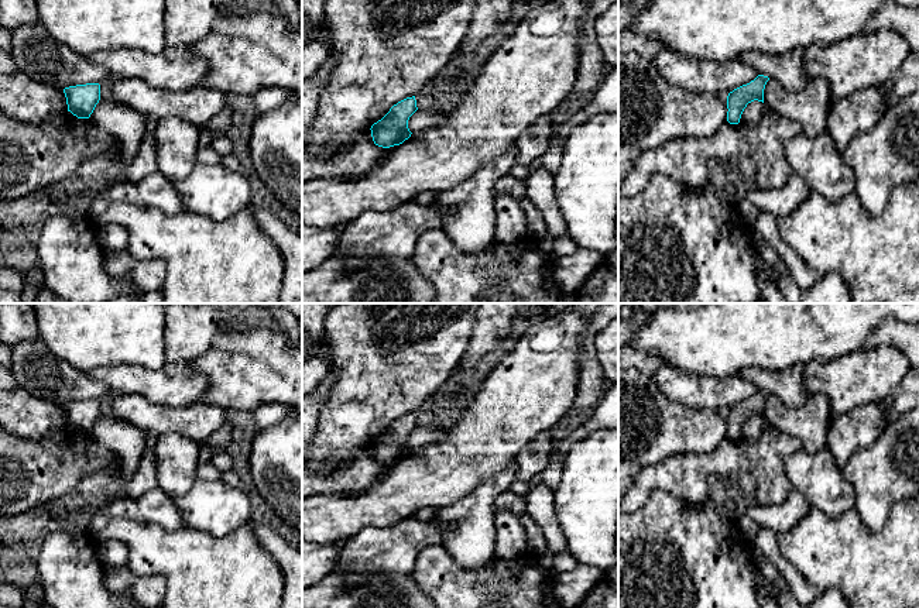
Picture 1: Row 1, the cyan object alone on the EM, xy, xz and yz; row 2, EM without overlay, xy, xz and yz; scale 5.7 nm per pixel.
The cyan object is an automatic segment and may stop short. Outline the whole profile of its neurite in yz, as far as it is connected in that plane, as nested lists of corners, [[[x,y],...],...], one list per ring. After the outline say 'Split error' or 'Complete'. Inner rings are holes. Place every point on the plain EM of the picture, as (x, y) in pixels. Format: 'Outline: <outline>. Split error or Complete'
Outline: [[[758,391],[754,396],[747,401],[743,401],[727,412],[727,437],[730,440],[738,440],[741,430],[748,419],[758,416],[764,419],[764,405],[767,398],[769,396],[768,392]]]. Complete

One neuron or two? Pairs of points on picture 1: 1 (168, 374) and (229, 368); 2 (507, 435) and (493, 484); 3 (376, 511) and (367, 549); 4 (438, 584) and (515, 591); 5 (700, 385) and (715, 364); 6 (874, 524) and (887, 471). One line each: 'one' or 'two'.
1: two
2: two
3: two
4: one
5: two
6: one

